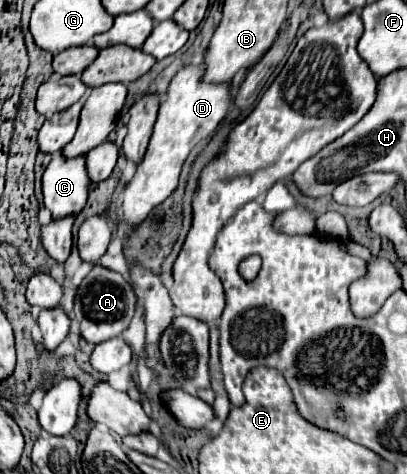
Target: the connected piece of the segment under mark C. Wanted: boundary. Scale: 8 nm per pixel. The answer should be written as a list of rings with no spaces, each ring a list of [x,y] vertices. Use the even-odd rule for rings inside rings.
[[[62,153],[52,155],[42,177],[42,191],[44,205],[50,209],[54,221],[78,215],[86,205],[88,187],[90,177],[86,175],[84,157],[66,159]]]

